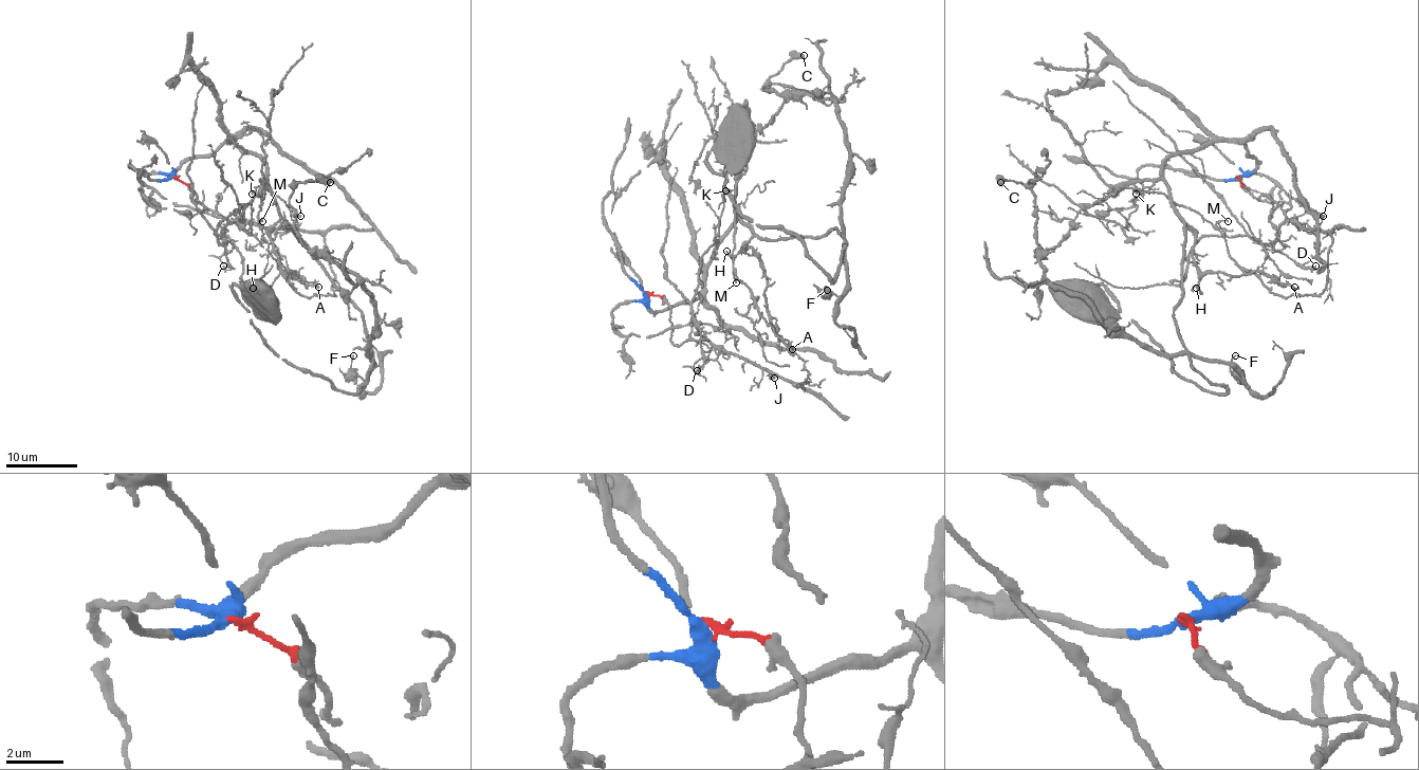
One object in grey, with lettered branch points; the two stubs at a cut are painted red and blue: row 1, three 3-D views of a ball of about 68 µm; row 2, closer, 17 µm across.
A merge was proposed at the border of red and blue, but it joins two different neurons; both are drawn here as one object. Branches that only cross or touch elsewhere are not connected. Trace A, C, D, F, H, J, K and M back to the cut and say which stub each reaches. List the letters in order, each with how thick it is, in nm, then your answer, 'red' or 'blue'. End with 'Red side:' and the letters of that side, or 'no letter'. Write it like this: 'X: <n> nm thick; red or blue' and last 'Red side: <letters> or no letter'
A: 150 nm thick; blue
C: 550 nm thick; blue
D: 130 nm thick; red
F: 110 nm thick; blue
H: 190 nm thick; blue
J: 120 nm thick; red
K: 160 nm thick; blue
M: 110 nm thick; red
Red side: D, J, M

